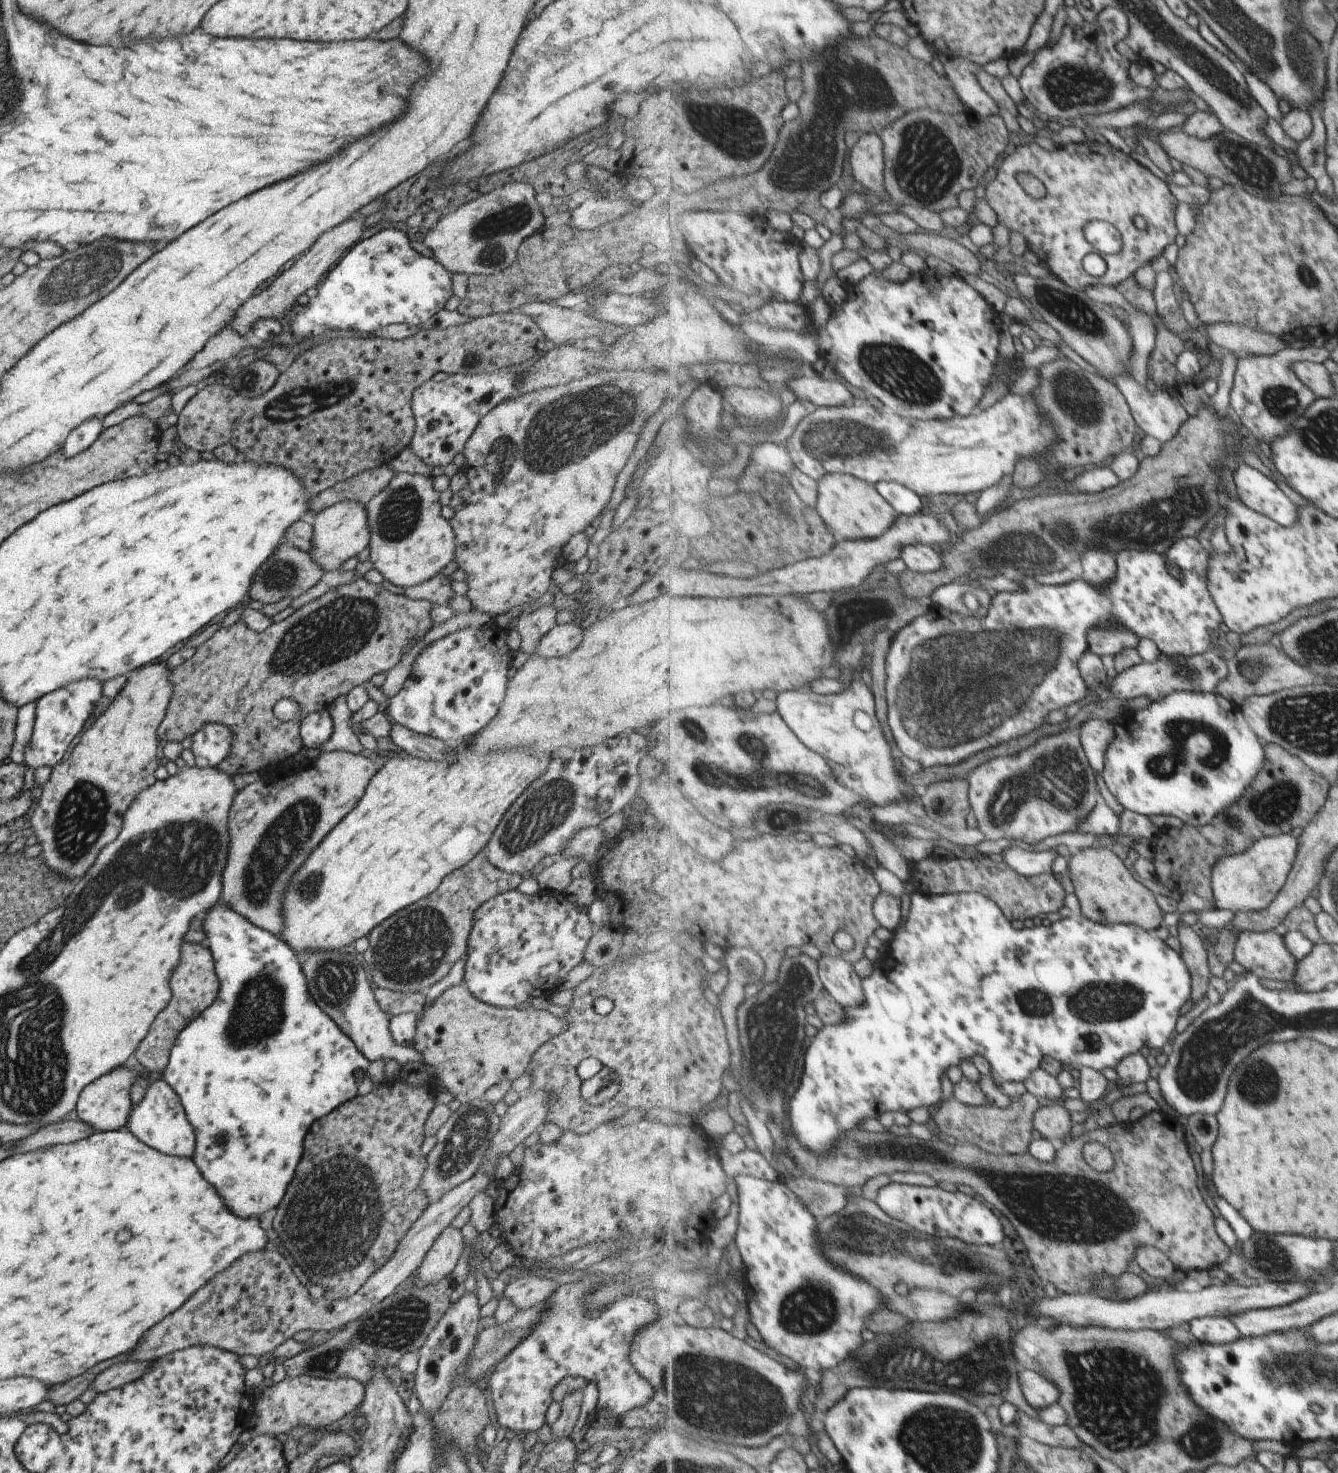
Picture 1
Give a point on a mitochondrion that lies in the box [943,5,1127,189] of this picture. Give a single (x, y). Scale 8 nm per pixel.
(1070, 85)

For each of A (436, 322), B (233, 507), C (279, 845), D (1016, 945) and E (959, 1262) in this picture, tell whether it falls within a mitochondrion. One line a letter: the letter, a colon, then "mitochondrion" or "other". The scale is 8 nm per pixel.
A: other
B: other
C: mitochondrion
D: other
E: mitochondrion

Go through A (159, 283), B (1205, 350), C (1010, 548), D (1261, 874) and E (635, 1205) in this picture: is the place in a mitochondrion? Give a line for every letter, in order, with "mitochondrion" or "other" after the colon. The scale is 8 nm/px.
A: other
B: other
C: mitochondrion
D: other
E: mitochondrion

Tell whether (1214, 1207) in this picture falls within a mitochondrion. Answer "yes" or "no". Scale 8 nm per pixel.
no

